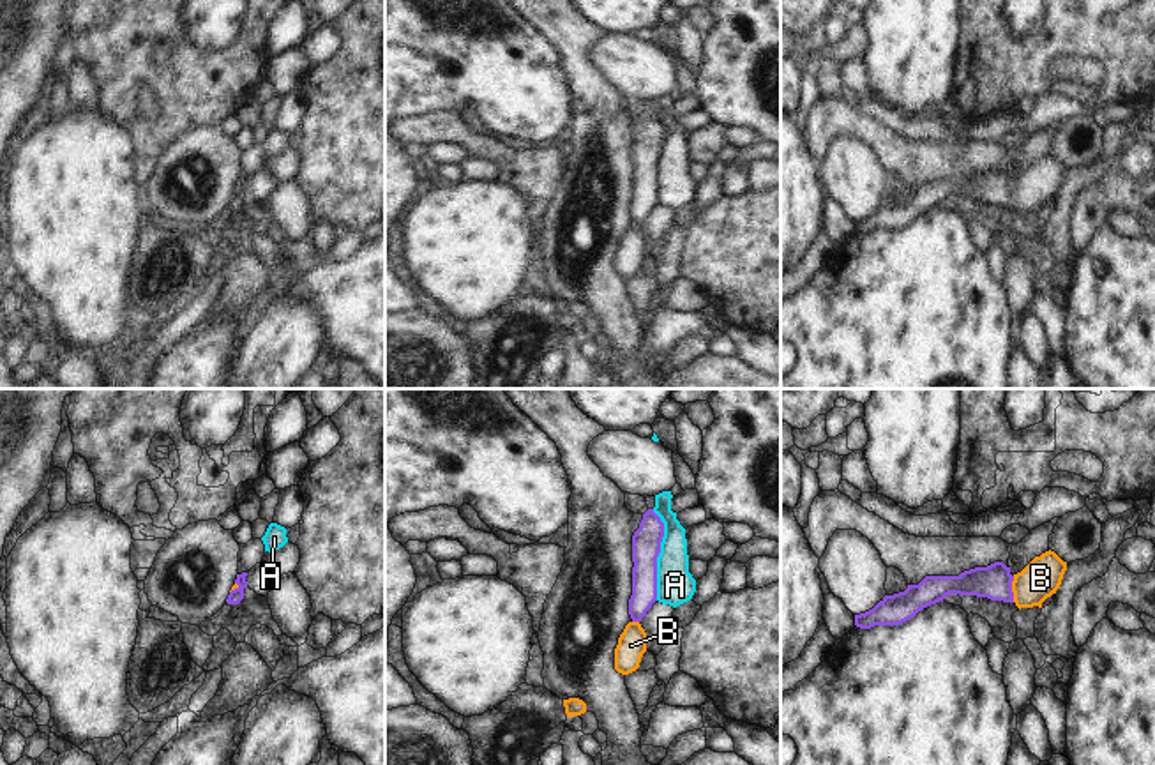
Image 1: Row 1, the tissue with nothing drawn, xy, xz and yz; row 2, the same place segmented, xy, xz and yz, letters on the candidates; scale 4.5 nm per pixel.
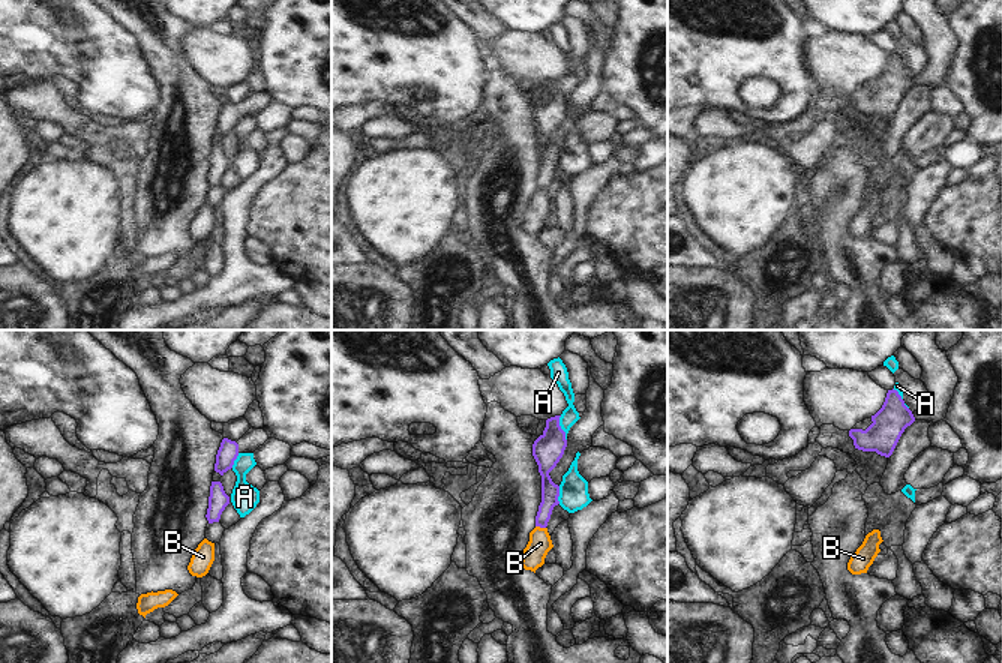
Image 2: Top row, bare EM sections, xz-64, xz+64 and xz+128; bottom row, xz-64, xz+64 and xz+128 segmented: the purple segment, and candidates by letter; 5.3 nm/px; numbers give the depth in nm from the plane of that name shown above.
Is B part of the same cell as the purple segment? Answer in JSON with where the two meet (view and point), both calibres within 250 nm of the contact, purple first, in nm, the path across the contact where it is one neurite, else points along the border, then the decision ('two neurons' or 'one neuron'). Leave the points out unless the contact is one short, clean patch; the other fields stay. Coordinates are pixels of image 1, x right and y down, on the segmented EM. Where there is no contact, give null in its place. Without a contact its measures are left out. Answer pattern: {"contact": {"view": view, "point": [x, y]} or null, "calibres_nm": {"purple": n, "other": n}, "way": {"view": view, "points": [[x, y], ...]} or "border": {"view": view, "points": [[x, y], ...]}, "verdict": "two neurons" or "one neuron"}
{"contact": {"view": "yz", "point": [1011, 589]}, "calibres_nm": {"purple": 160, "other": 180}, "way": {"view": "yz", "points": [[995, 582], [1011, 589], [1028, 589], [1041, 578]]}, "verdict": "one neuron"}

